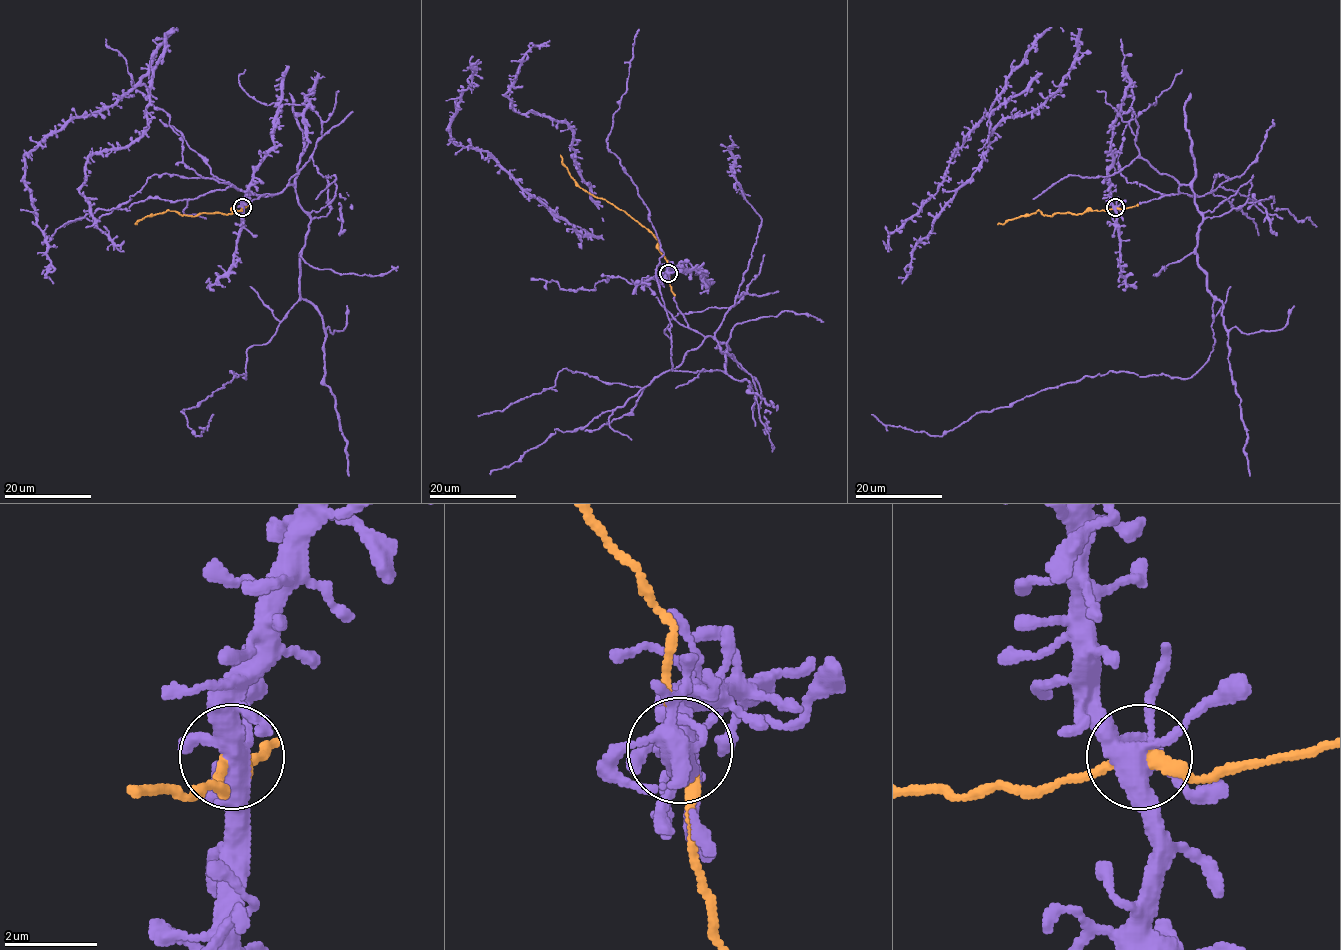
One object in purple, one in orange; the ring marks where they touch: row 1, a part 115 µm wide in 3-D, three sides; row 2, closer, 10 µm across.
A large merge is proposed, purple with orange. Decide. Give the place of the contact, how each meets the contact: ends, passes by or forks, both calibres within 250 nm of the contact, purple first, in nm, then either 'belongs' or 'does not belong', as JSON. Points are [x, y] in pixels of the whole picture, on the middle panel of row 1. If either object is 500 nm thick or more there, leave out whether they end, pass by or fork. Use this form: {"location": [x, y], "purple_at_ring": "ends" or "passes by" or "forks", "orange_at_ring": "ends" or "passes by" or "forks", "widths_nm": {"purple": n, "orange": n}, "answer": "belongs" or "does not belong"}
{"location": [668, 273], "purple_at_ring": "forks", "orange_at_ring": "passes by", "widths_nm": {"purple": 400, "orange": 240}, "answer": "belongs"}

